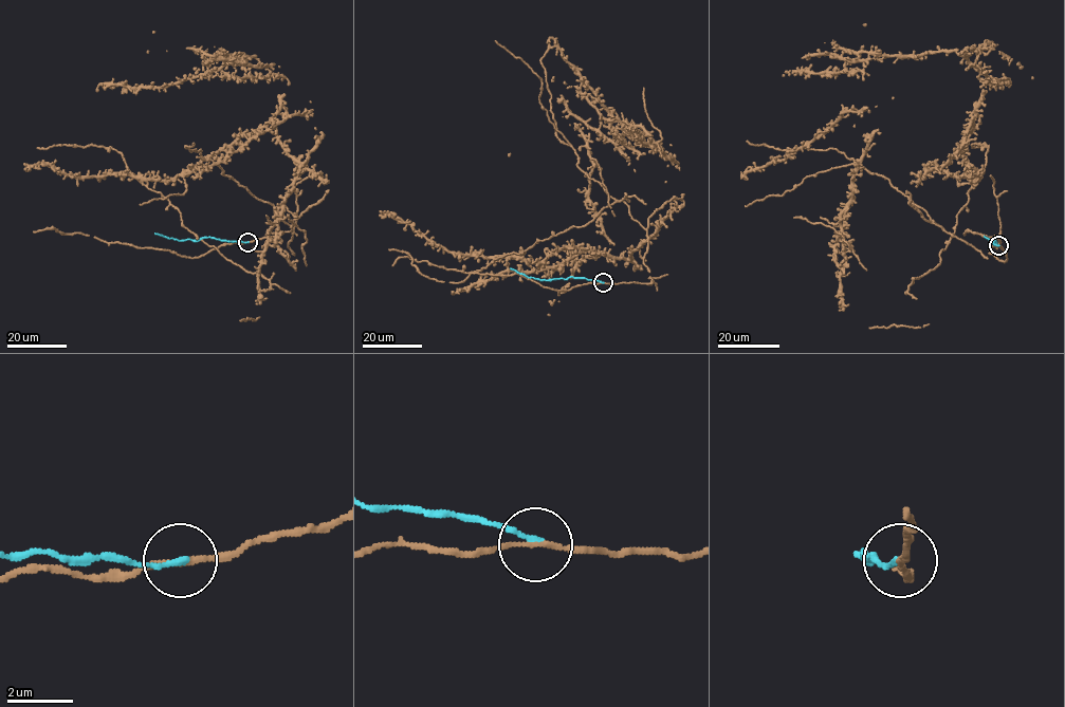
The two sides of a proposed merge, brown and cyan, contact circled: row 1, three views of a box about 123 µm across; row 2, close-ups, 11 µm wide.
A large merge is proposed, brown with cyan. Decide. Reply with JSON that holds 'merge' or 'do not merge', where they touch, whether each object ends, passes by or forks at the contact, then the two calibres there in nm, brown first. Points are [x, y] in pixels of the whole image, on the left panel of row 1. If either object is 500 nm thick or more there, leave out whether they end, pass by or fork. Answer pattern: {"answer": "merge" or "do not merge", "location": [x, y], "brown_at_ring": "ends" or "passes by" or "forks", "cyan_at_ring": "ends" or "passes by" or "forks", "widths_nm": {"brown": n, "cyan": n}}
{"answer": "do not merge", "location": [248, 242], "brown_at_ring": "passes by", "cyan_at_ring": "ends", "widths_nm": {"brown": 150, "cyan": 180}}

